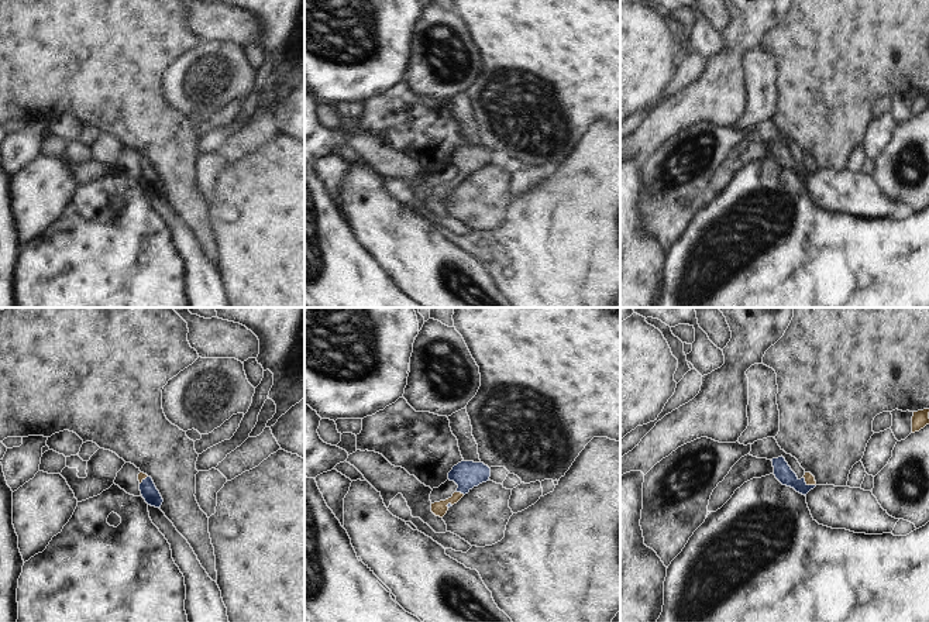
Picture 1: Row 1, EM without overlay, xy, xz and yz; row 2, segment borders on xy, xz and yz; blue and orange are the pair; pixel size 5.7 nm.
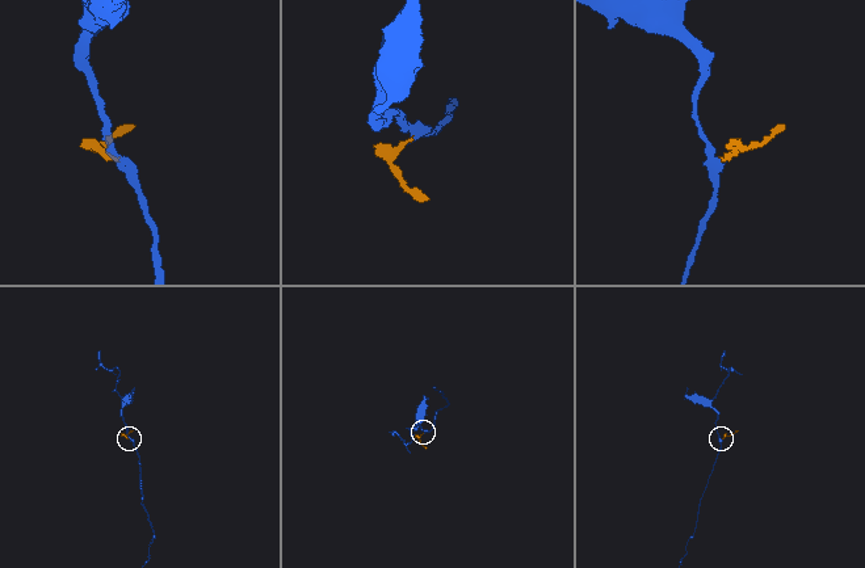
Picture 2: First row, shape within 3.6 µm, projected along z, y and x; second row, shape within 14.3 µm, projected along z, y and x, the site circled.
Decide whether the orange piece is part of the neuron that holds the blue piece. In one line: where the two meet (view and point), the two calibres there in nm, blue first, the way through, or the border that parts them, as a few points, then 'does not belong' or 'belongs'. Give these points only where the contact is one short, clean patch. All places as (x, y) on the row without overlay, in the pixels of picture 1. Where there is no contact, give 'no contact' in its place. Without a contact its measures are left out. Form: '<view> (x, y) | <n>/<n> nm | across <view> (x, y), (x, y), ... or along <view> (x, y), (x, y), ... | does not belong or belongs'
yz (808, 169) | 100/60 nm | across yz (784, 158), (800, 169), (808, 169), (809, 162) | belongs

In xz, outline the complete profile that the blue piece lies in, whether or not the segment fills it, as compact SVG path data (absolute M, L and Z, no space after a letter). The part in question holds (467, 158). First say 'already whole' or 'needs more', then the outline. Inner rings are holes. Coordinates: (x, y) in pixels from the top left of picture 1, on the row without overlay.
needs more | M461 145L448 157L448 164L454 165L458 172L451 182L431 188L431 196L443 202L448 192L457 188L474 171L489 165L491 152L484 147Z

